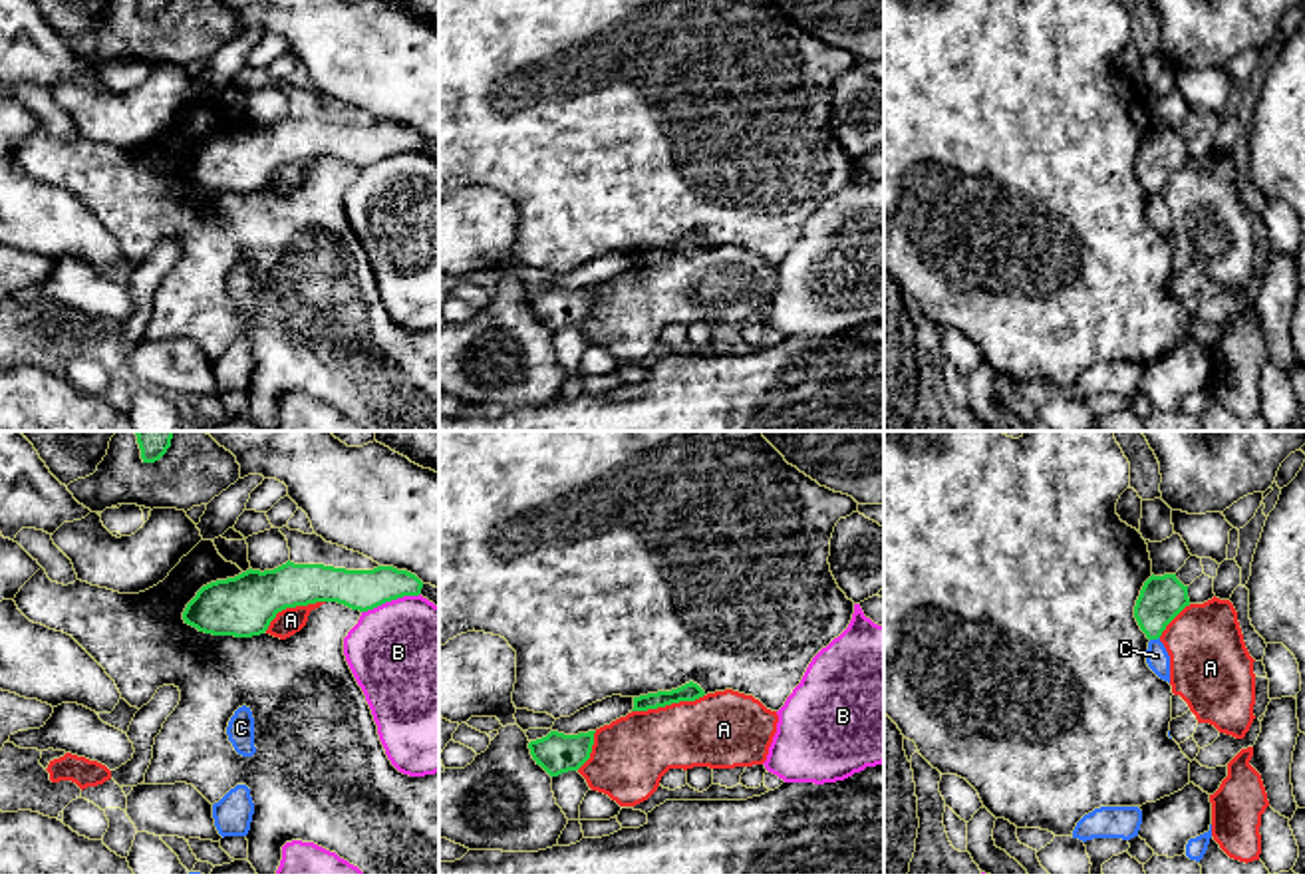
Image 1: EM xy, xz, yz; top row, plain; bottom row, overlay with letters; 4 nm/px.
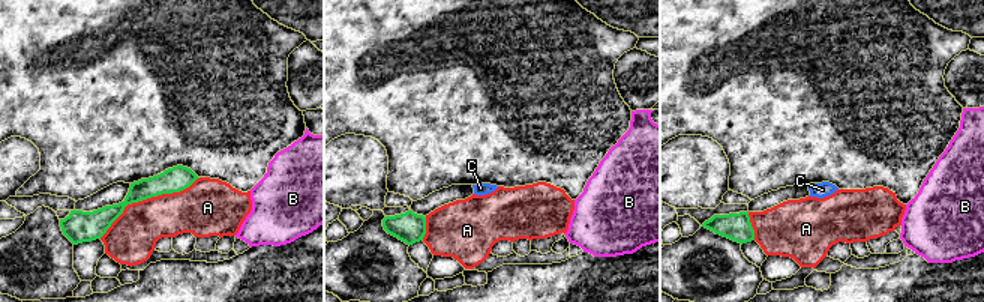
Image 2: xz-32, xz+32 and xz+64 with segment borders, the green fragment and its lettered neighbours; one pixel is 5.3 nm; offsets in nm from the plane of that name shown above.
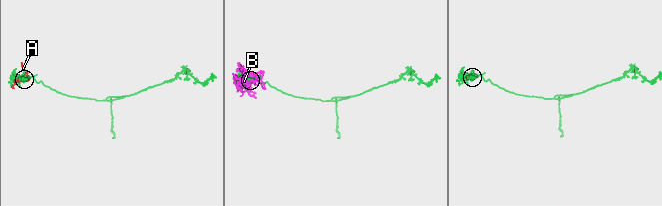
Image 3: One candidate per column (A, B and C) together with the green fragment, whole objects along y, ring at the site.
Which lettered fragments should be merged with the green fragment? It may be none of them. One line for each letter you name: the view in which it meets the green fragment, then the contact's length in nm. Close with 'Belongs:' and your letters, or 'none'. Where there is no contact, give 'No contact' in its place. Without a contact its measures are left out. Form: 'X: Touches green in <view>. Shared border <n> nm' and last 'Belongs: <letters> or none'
Belongs: none

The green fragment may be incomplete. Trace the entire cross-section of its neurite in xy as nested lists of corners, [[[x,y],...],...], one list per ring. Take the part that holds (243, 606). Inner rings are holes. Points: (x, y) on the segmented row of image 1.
[[[286,562],[274,570],[246,570],[203,586],[183,612],[185,624],[213,636],[252,638],[278,612],[316,602],[338,602],[367,612],[385,602],[419,596],[423,582],[393,566],[346,570]]]

